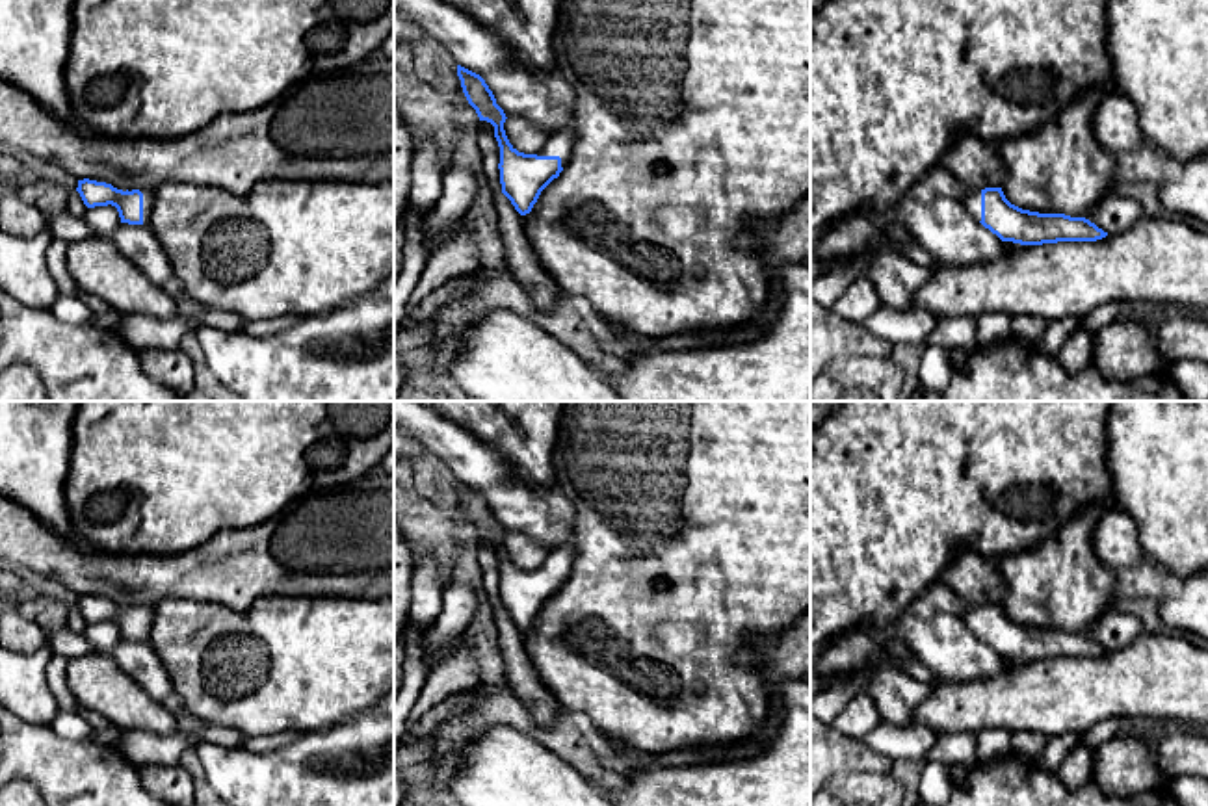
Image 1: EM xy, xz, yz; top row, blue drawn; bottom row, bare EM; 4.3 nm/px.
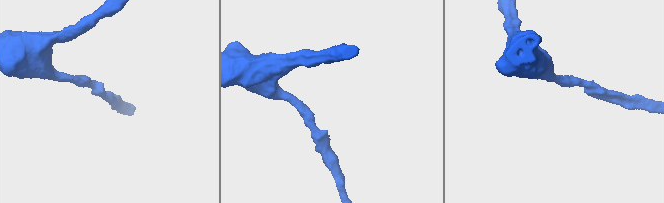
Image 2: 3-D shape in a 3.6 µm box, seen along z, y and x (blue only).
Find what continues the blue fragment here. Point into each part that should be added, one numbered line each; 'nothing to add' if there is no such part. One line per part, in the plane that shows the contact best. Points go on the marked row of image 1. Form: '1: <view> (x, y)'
1: xz (560, 143)

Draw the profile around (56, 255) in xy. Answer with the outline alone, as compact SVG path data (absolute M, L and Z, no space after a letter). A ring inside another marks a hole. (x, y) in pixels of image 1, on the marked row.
M52 240L46 249L46 267L58 286L61 297L78 297L82 292L67 267L69 243Z

